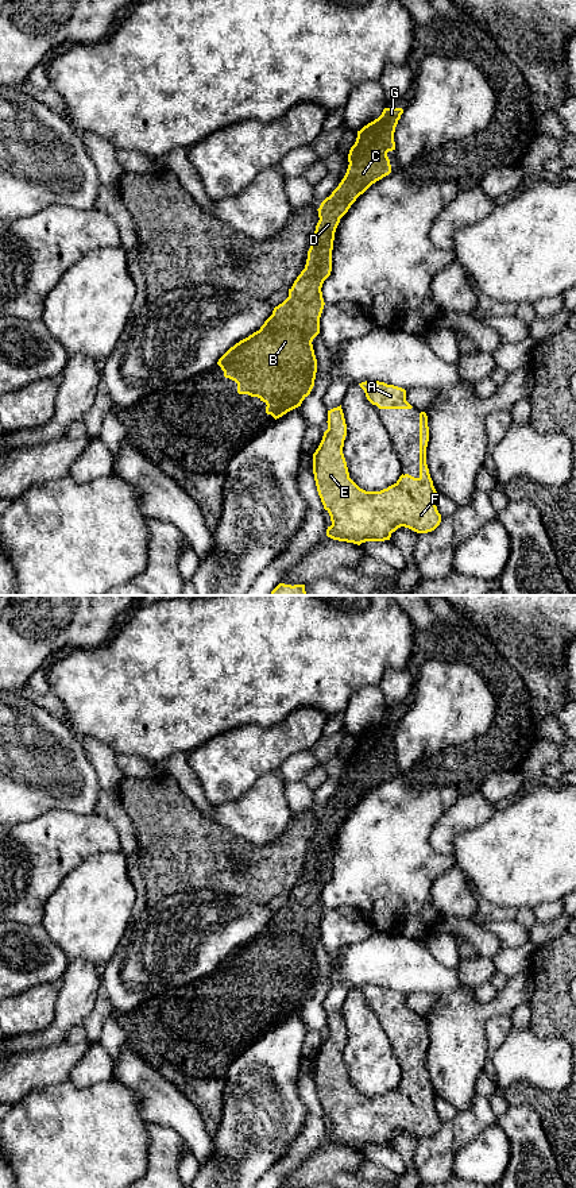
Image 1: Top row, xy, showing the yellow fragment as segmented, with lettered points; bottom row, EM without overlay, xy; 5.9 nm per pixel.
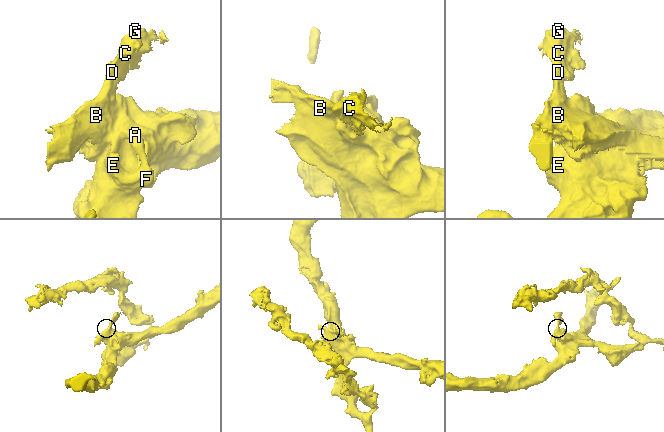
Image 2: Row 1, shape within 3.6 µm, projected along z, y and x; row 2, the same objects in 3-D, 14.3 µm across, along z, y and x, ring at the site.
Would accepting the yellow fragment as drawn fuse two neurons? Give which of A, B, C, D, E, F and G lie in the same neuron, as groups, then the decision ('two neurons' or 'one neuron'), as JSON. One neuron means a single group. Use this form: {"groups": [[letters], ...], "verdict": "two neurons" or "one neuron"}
{"groups": [["A", "B", "C", "D", "E", "F", "G"]], "verdict": "one neuron"}

